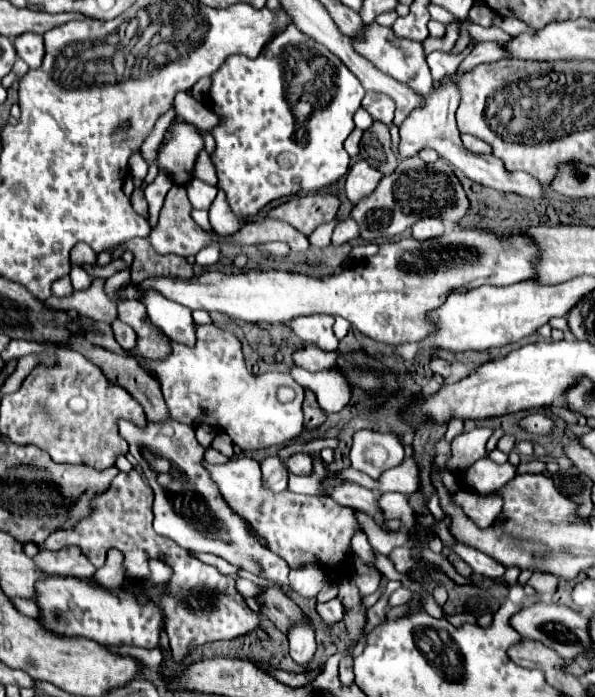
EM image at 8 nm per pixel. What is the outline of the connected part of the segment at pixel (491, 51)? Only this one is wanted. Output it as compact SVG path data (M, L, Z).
M483 41L483 43L477 43L475 49L463 59L463 63L459 65L459 69L455 71L455 75L463 75L465 71L471 71L471 67L477 67L481 63L491 63L491 61L499 61L503 59L503 51L499 51L499 45L497 43L489 43L489 41Z

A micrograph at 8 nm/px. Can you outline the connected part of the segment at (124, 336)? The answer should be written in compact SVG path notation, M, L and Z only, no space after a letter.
M117 319L112 323L112 329L115 339L121 345L121 347L131 350L136 346L137 335L129 325Z

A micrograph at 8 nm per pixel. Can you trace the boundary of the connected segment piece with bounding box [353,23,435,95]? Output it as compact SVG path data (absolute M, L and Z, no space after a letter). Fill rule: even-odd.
M371 23L371 25L367 25L365 41L353 41L353 47L363 57L371 59L371 63L377 69L381 69L383 73L389 73L399 83L411 87L417 95L429 95L433 91L435 79L431 77L431 69L427 65L423 43L409 41L409 39L399 39L399 37L395 37L395 33L389 27L381 27L377 23Z

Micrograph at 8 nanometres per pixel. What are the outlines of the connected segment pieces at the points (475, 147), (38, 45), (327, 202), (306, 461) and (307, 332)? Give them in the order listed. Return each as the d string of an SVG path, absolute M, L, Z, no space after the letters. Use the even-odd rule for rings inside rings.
M461 135L461 139L463 139L463 145L469 149L469 151L475 151L475 153L491 153L491 145L487 145L487 143L483 143L481 139L477 139L477 137L473 137L473 135Z
M19 35L13 41L17 55L31 67L37 69L43 59L43 37L41 35Z
M317 191L317 193L303 195L299 199L291 199L271 209L269 219L285 221L309 237L315 231L315 227L335 219L339 205L341 201L337 193Z
M297 453L297 455L289 457L285 463L287 463L287 469L289 469L293 475L311 475L311 473L313 473L313 461L311 461L309 455Z
M309 315L293 319L289 327L303 341L309 341L325 351L335 351L339 341L333 335L333 321L335 319L331 315Z

